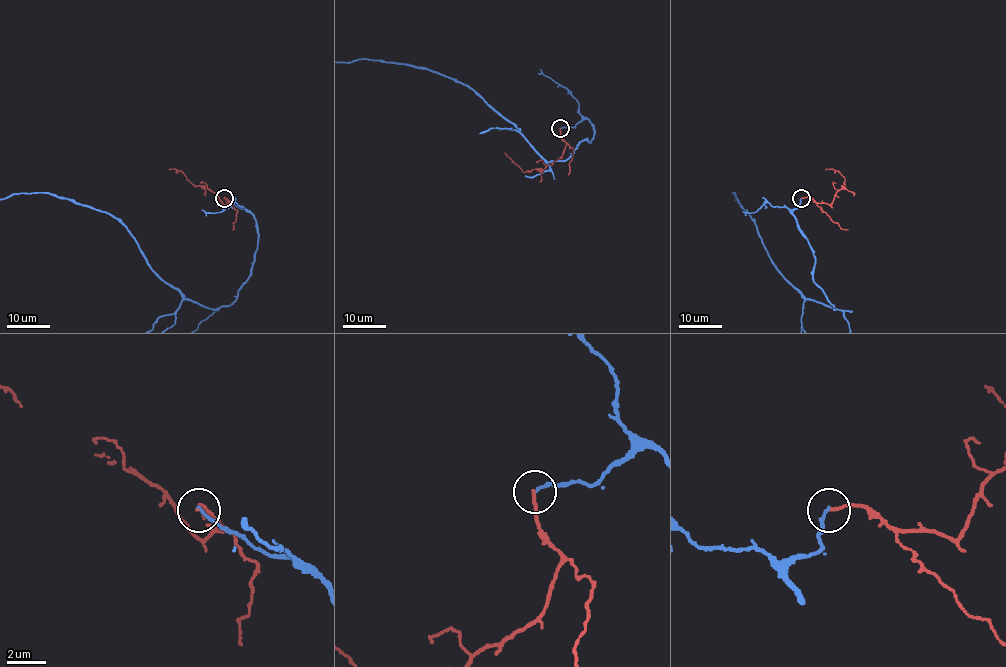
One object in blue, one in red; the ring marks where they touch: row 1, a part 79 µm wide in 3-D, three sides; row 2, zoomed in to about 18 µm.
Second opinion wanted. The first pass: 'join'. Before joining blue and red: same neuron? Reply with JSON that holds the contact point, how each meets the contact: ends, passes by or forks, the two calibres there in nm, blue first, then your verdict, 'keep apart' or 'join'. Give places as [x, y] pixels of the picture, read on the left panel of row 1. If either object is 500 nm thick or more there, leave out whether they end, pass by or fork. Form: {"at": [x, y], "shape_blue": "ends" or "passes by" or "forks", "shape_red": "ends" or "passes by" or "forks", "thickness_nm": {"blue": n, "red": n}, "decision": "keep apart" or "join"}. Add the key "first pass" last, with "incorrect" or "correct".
{"at": [224, 198], "shape_blue": "ends", "shape_red": "ends", "thickness_nm": {"blue": 140, "red": 150}, "decision": "keep apart", "first pass": "incorrect"}

